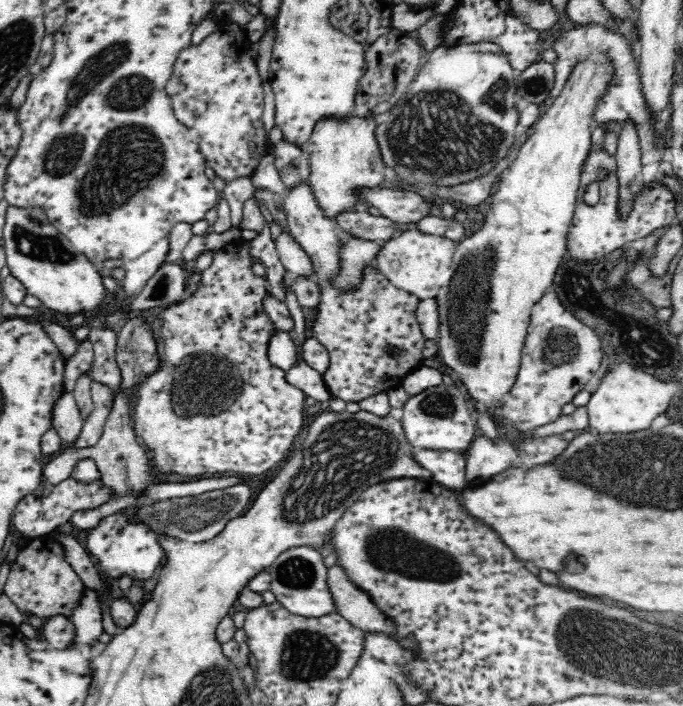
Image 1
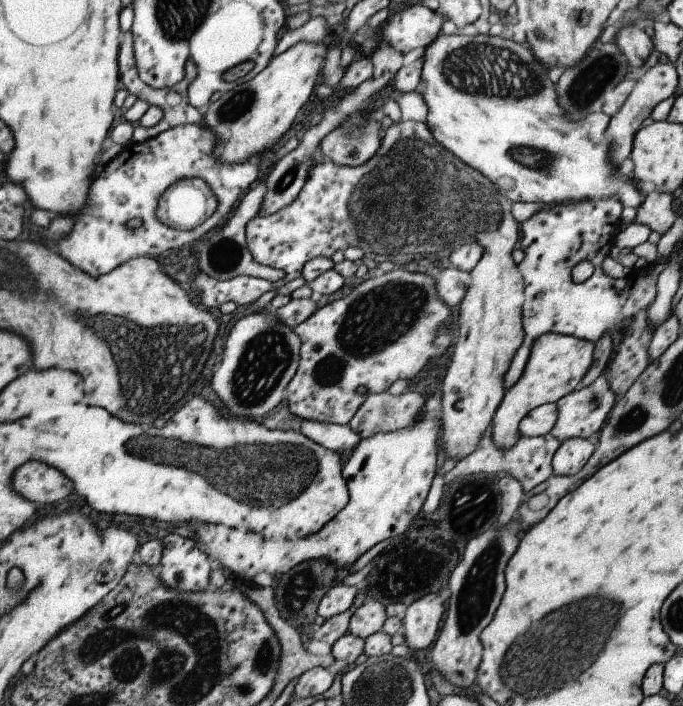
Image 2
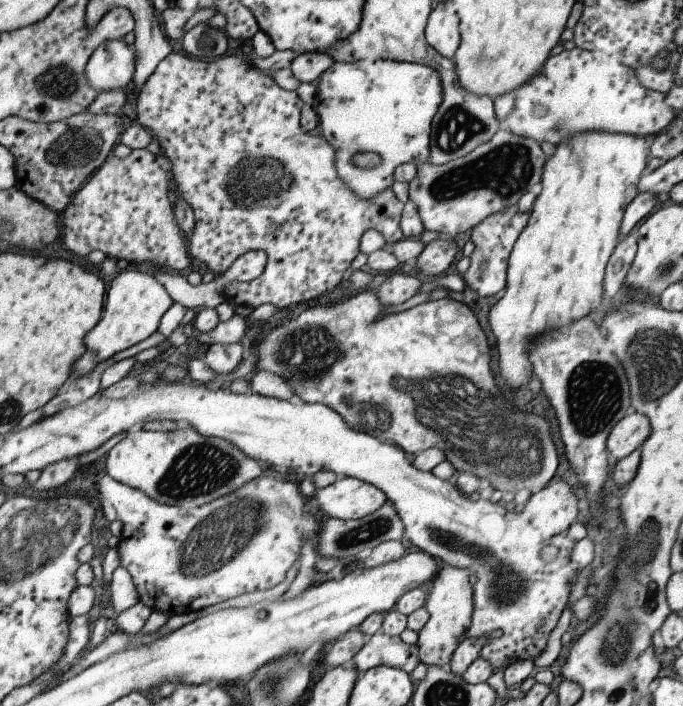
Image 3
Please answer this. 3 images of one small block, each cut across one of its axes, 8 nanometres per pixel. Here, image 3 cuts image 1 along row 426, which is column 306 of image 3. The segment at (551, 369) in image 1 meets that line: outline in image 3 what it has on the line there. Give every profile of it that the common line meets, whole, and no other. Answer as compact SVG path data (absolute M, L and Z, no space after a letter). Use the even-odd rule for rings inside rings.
M265 471L261 477L246 483L237 491L229 495L224 495L201 507L192 507L191 509L158 504L156 501L149 499L141 490L136 490L135 488L120 484L112 480L108 475L103 476L97 482L95 499L97 503L101 504L101 511L103 511L103 516L107 521L119 520L119 522L123 524L122 532L119 537L120 541L116 545L117 554L119 555L119 567L125 568L130 575L131 581L137 590L138 601L145 604L147 608L153 611L161 611L167 616L181 615L192 611L199 611L205 607L213 606L216 603L235 598L244 593L269 590L282 582L287 570L289 570L298 557L298 551L302 546L302 541L305 538L316 538L319 522L316 522L311 514L303 512L305 497L302 496L296 484L293 484L293 482L283 482L283 480L275 480L272 476L273 472Z

